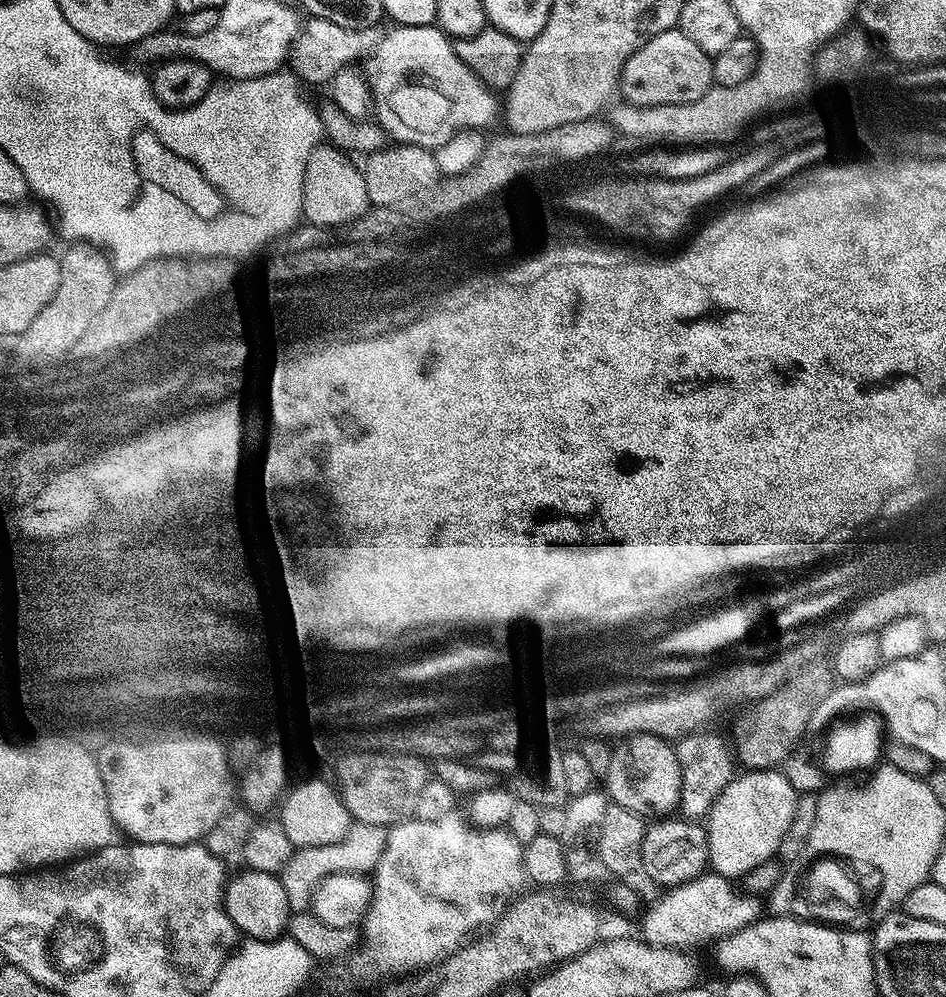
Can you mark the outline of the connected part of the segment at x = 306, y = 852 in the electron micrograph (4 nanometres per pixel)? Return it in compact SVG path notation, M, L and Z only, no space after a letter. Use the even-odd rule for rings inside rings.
M353 823L343 839L329 846L306 847L293 851L291 858L283 868L281 877L290 881L296 878L294 888L294 906L297 911L307 911L311 905L311 894L318 881L334 873L371 873L381 858L385 848L385 829L376 825Z

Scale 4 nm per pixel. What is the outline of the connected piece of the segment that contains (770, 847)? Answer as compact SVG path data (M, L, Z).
M748 770L745 776L737 775L722 790L719 799L706 818L708 845L710 846L710 868L715 875L737 878L760 868L771 856L775 857L782 846L782 838L786 838L786 830L790 830L790 822L794 822L794 812L798 794L794 786L780 770Z

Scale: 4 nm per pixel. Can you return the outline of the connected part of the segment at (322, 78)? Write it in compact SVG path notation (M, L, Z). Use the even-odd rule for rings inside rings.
M315 18L309 19L301 29L299 39L292 45L290 53L291 71L305 85L327 85L344 67L355 65L357 62L371 56L379 48L381 39L381 29L376 26L347 28L346 26L338 26L334 22L326 22Z

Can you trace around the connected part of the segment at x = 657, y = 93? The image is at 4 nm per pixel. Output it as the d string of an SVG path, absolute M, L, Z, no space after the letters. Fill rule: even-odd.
M663 32L650 38L646 46L628 59L620 75L619 95L624 95L629 105L638 108L695 102L713 87L712 61L713 57L698 50L684 32Z

